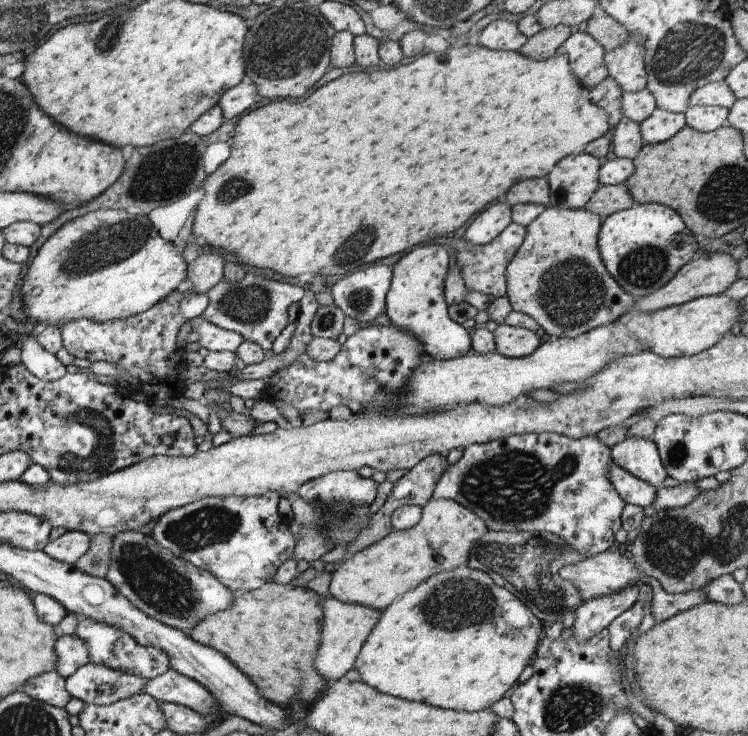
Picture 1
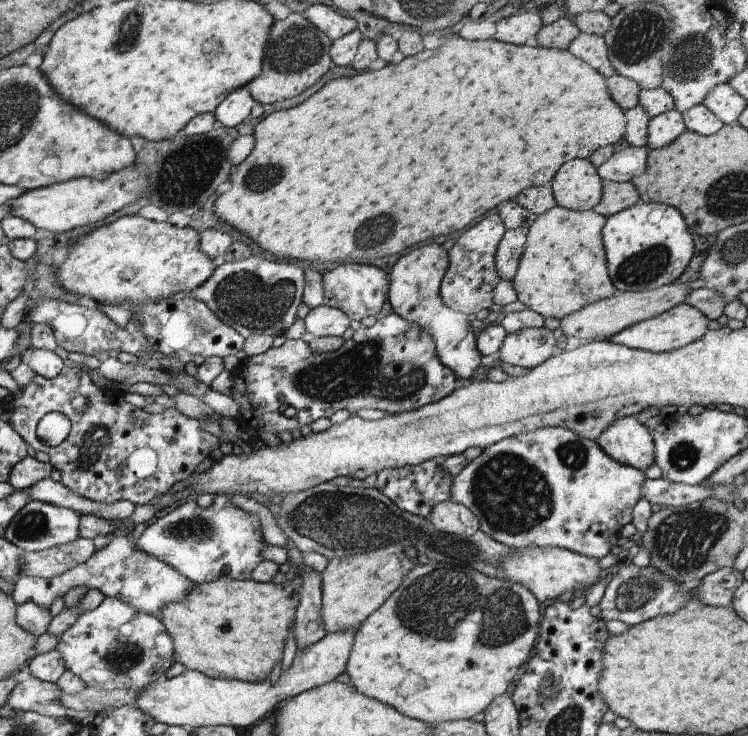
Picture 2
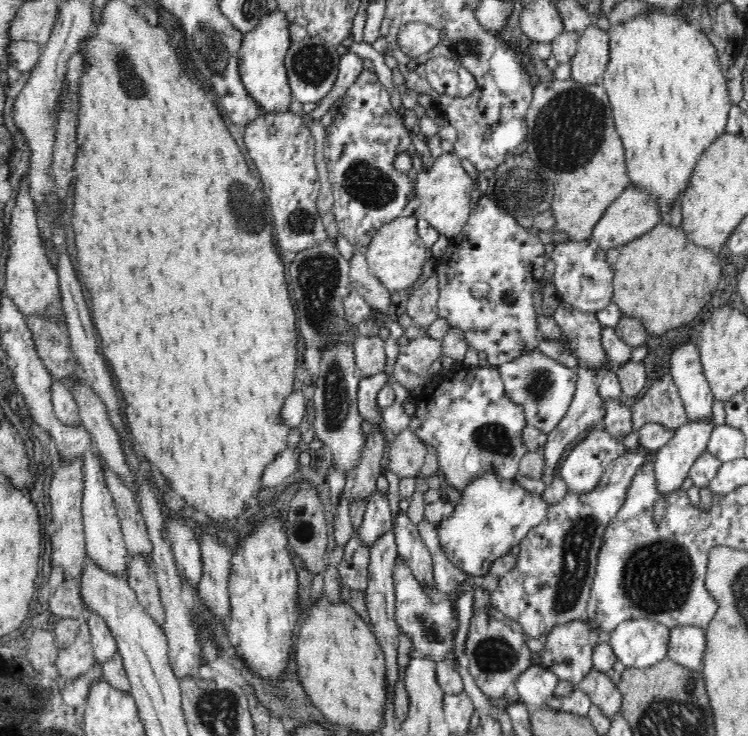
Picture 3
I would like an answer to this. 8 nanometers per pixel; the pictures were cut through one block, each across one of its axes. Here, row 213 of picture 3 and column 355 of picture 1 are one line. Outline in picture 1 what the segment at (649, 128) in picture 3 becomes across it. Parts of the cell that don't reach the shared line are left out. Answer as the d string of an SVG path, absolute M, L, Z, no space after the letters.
M467 565L458 566L429 576L384 608L361 645L353 668L363 684L381 694L423 702L435 708L477 712L497 702L515 686L517 676L535 652L539 632L543 631L543 622L539 622L512 592L496 585L484 572Z

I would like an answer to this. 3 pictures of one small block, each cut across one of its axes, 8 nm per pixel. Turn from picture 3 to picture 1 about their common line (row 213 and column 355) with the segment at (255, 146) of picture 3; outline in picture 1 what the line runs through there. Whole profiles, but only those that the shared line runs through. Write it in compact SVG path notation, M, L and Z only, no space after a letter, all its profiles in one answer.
M375 262L348 274L331 286L333 304L359 323L373 322L384 312L391 271Z

